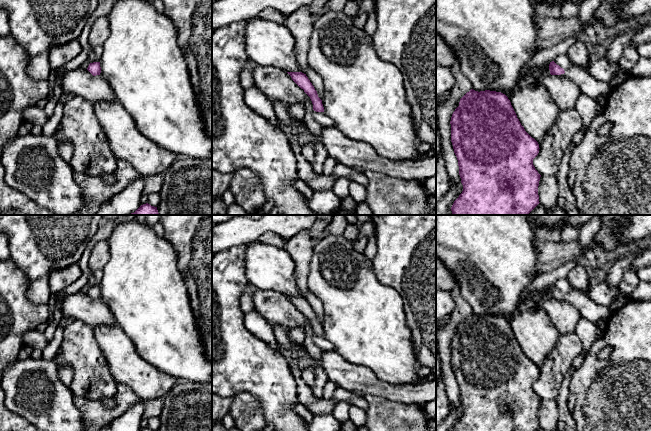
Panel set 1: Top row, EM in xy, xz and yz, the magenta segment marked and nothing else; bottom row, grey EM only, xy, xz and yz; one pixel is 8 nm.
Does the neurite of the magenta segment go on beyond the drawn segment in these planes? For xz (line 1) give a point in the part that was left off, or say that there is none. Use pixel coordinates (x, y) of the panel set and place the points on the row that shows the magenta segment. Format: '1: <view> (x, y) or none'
1: none

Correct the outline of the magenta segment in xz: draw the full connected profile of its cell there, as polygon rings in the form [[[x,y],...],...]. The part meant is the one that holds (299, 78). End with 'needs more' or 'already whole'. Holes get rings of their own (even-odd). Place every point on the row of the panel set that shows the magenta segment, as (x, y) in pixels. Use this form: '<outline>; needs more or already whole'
[[[302,72],[287,73],[291,76],[292,80],[310,97],[313,104],[313,110],[316,112],[324,112],[322,100],[318,97],[317,91],[306,74]]]; already whole

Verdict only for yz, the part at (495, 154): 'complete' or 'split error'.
complete

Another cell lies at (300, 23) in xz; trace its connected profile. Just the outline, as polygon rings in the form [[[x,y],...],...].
[[[302,7],[286,16],[284,25],[291,32],[295,44],[294,52],[300,72],[306,74],[308,70],[308,51],[312,35],[314,18],[307,7]]]

